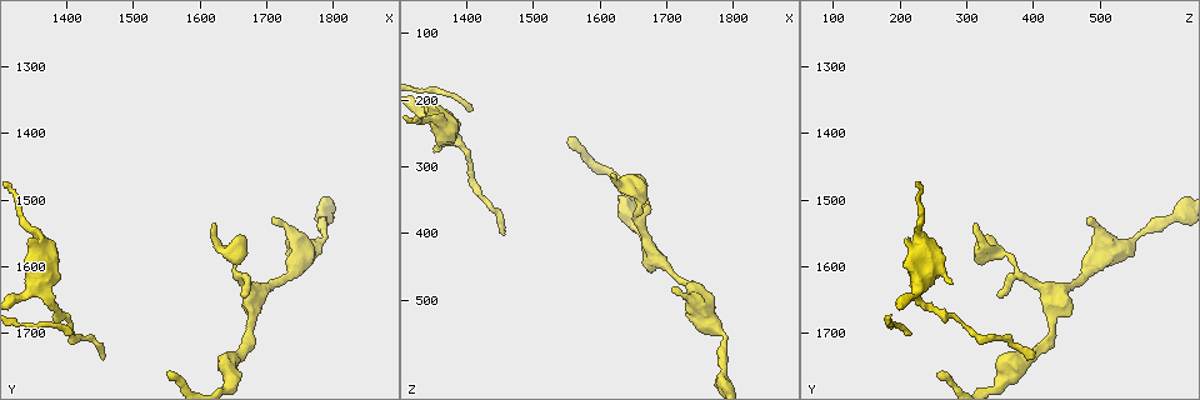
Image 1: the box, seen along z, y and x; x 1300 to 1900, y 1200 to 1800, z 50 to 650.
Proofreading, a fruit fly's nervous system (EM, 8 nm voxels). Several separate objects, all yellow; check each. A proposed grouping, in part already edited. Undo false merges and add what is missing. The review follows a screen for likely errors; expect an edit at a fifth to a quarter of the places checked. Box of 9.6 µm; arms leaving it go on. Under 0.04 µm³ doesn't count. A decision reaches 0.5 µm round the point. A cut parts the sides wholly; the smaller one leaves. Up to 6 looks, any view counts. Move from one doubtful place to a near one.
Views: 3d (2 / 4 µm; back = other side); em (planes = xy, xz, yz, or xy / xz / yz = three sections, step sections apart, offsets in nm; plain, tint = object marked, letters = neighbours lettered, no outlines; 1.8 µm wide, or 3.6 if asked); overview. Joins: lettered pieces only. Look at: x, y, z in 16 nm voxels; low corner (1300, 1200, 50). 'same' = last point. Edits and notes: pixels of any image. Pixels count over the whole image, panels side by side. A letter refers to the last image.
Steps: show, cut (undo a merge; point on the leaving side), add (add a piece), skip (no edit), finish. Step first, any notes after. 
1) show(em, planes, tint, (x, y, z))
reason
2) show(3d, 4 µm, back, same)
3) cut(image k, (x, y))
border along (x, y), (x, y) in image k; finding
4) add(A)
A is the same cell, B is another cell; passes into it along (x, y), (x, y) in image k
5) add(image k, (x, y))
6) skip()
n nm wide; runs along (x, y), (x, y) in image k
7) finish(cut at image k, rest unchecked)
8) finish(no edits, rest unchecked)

show(em, xy, step 16, letters, (1345, 1560, 210))
free end

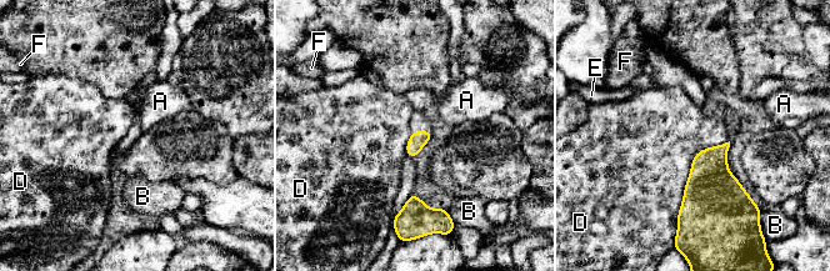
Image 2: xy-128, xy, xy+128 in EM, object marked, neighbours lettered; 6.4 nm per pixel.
show(em, planes, letters, same)
cut it another way

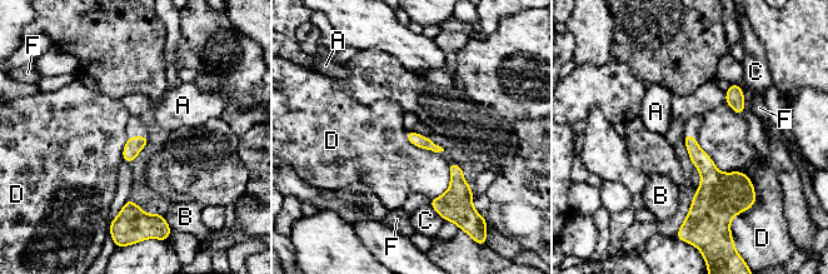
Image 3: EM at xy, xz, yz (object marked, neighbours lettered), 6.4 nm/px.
skip()
A, B, C, D and F are other cells; border along (696, 138), (757, 197) in image 3; none of them fits

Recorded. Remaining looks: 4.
show(3d, 4 µm, (1670, 1640, 345))
free end

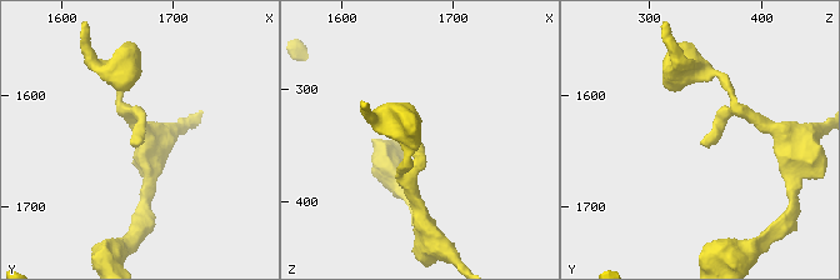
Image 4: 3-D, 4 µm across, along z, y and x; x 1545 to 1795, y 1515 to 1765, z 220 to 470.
show(em, planes, plain, (1670, 1644, 346))
shape alone is not enough

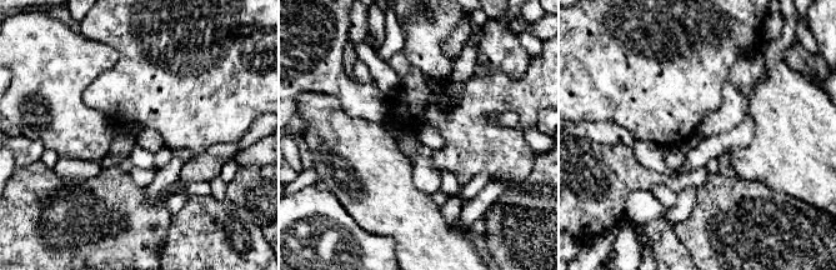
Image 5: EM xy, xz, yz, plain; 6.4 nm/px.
show(em, planes, letters, same)

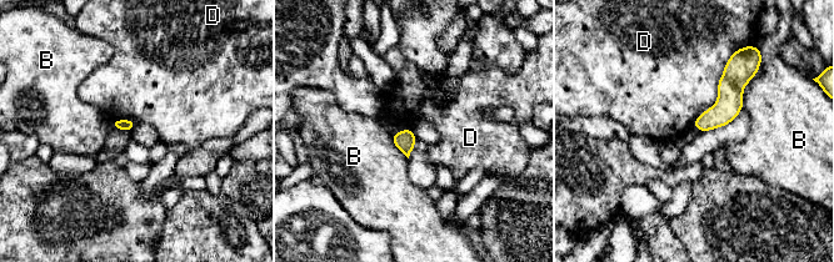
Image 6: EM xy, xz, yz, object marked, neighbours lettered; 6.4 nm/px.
skip()
B and D are other cells; border along (734, 53), (717, 101), (692, 125) in image 6; none of them fits

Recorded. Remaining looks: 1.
finish(no edits, rest unchecked)

